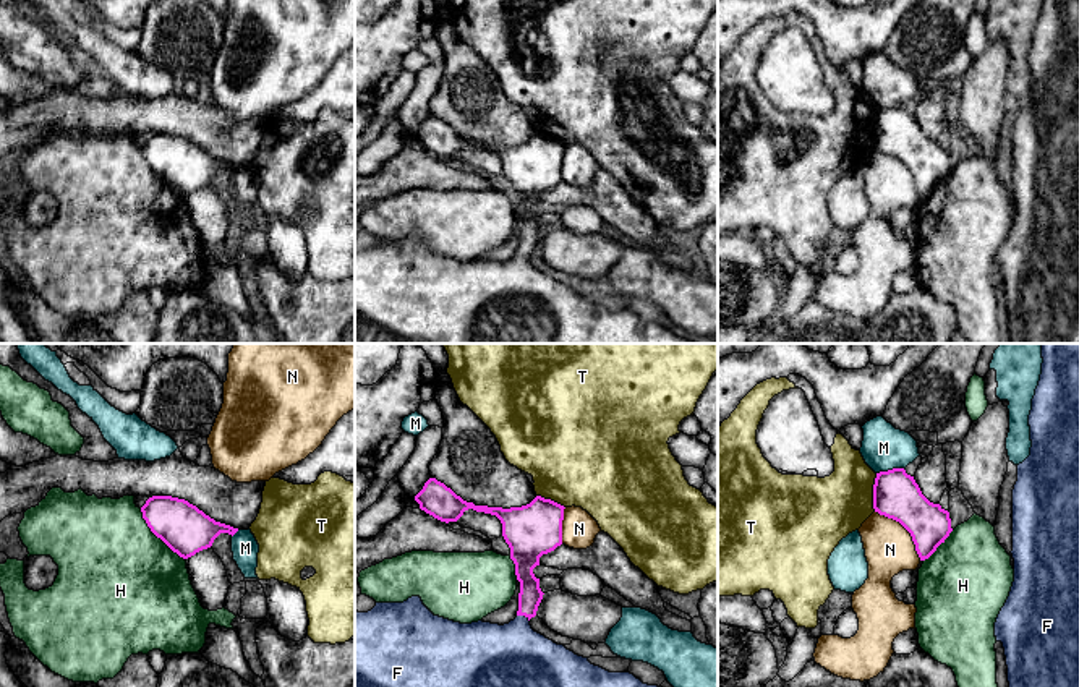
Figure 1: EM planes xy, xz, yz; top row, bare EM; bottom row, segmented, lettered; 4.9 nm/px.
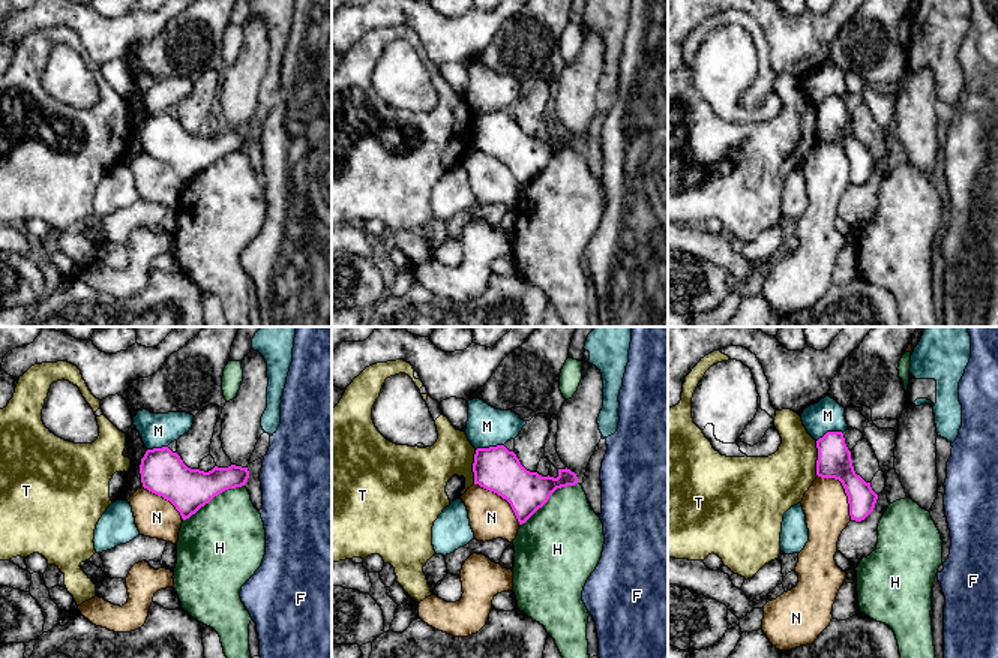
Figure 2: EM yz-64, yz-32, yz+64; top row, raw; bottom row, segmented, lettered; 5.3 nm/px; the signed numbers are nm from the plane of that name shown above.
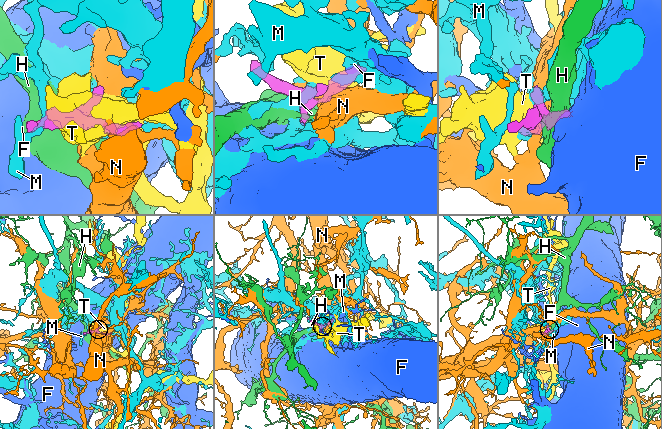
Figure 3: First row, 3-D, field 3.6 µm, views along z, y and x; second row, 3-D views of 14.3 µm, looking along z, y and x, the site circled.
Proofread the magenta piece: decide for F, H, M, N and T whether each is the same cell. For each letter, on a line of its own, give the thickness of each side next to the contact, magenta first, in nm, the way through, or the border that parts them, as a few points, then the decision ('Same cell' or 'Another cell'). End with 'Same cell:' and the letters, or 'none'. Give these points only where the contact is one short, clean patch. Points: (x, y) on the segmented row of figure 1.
F: Thickness 120 nm (magenta) against 320 nm. Path across: xz (530, 595), (524, 614), (512, 655). Same cell
H: Thickness 240 nm (magenta) against 500 nm. Another cell
M: Thickness 240 nm (magenta) against 220 nm. Another cell
N: Thickness 240 nm (magenta) against 240 nm. Another cell
T: Thickness 240 nm (magenta) against 320 nm. Another cell
Same cell: F

